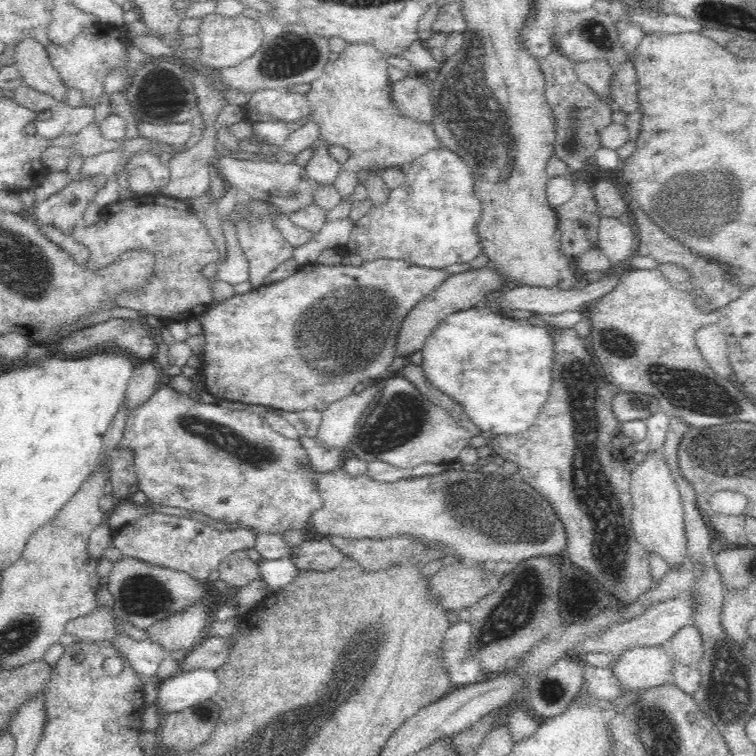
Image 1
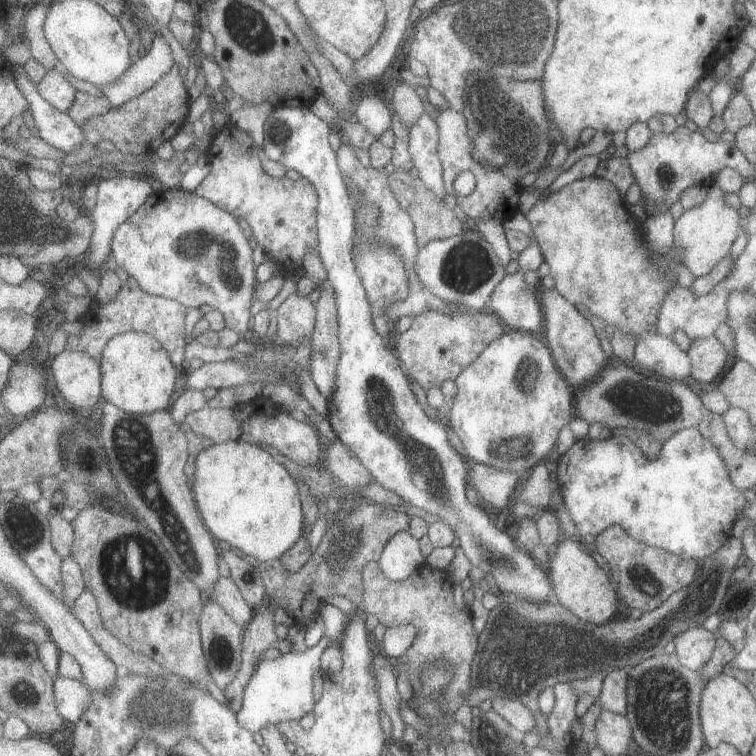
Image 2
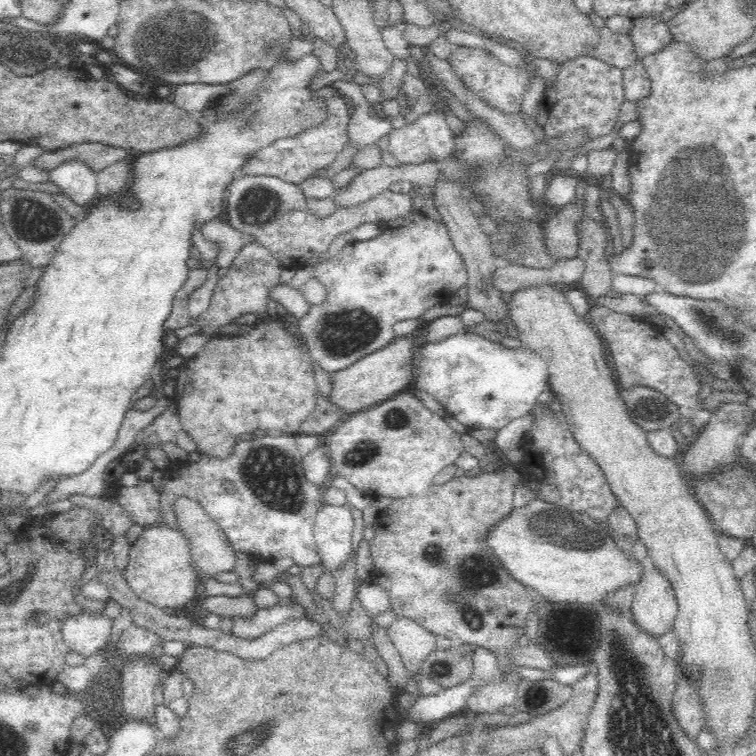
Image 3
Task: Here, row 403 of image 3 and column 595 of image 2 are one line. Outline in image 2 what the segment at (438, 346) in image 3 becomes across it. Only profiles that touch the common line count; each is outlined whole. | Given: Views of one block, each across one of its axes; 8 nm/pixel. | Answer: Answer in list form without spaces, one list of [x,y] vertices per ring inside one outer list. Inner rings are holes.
[[[695,428],[679,430],[665,440],[659,456],[653,460],[649,460],[629,438],[609,436],[605,440],[575,440],[571,448],[555,462],[559,486],[557,492],[563,496],[565,508],[577,526],[577,538],[581,542],[587,534],[597,538],[609,526],[621,526],[637,542],[675,554],[685,562],[701,564],[705,558],[721,550],[725,542],[729,542],[731,528],[745,506],[743,490],[733,486],[717,446],[703,438]]]

